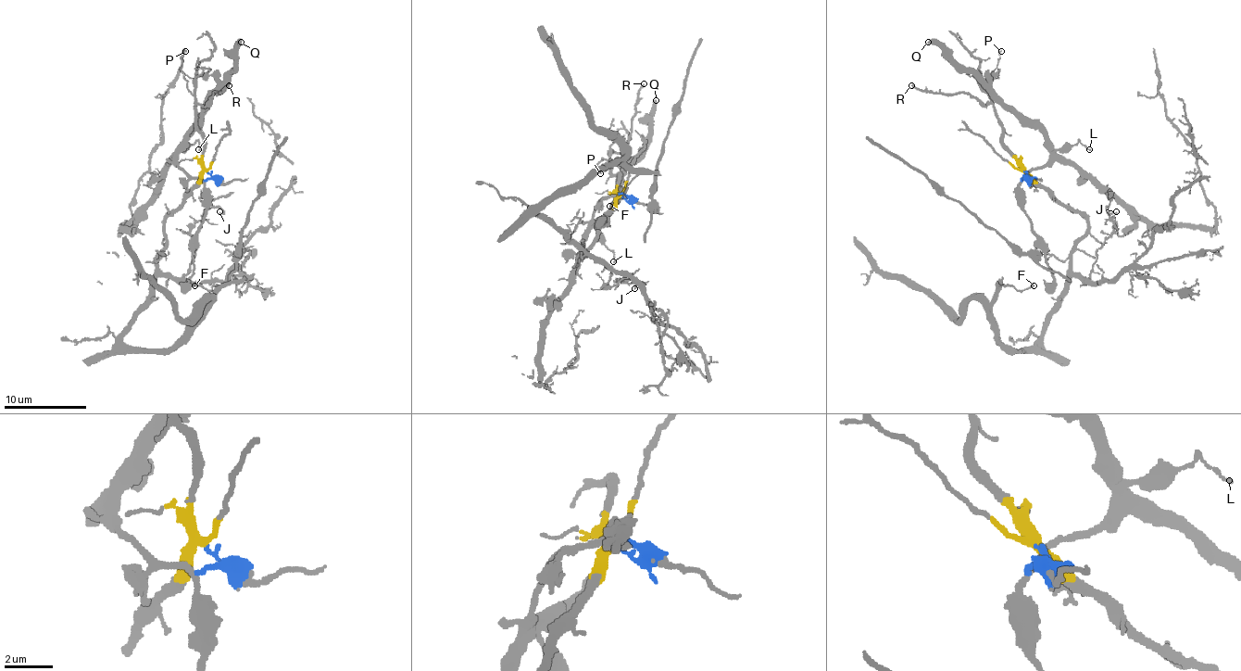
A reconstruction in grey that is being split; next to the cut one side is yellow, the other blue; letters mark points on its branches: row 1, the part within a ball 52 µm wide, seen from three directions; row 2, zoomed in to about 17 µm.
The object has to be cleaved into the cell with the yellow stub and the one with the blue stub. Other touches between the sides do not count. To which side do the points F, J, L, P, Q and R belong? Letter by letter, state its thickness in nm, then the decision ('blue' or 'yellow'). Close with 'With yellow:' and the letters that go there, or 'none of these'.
F: calibre 180 nm; yellow
J: calibre 120 nm; yellow
L: calibre 130 nm; blue
P: calibre 120 nm; yellow
Q: calibre 400 nm; blue
R: calibre 200 nm; yellow
With yellow: F, J, P, R

